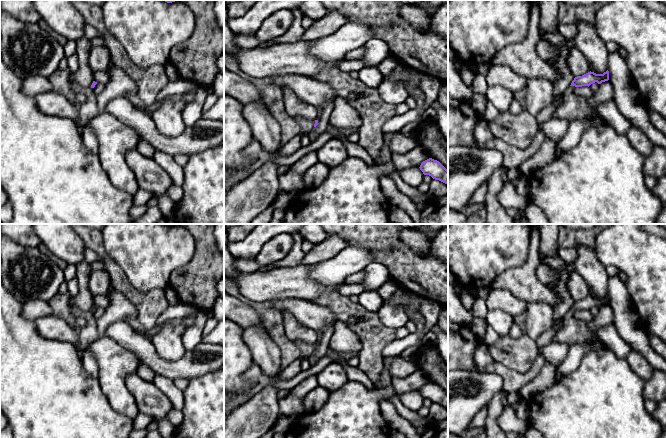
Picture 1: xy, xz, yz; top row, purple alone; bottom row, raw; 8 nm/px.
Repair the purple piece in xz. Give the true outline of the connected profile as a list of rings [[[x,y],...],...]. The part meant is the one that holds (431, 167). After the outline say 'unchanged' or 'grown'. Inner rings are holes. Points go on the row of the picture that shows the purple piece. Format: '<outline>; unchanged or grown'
[[[429,158],[423,161],[419,168],[424,175],[429,175],[445,184],[448,183],[448,170],[439,161]]]; unchanged

